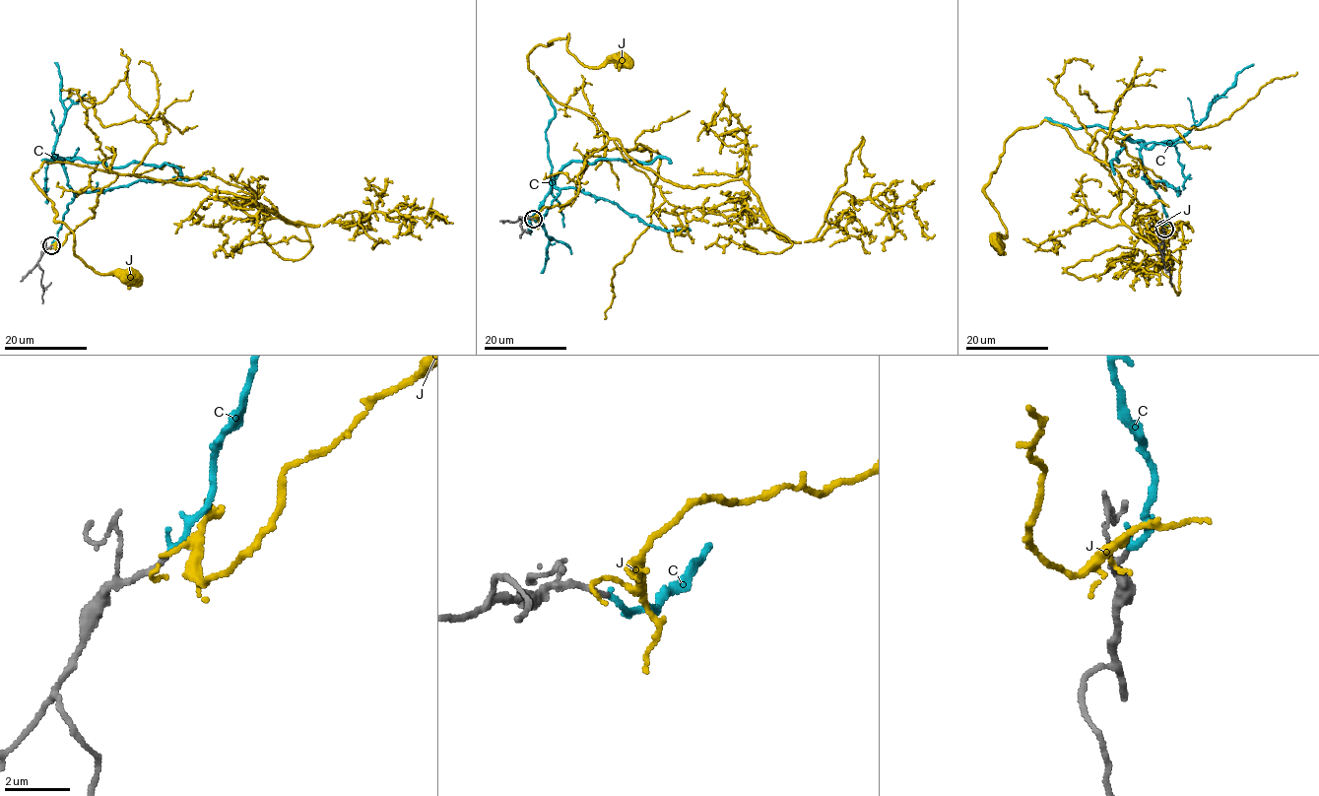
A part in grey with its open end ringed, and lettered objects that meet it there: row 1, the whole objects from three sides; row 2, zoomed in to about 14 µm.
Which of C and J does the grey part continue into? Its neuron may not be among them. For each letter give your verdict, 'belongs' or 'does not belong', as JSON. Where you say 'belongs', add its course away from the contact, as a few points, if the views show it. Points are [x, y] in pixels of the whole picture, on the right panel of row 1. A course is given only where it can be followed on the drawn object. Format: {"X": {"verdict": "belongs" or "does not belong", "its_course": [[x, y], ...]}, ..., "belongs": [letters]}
{"C": {"verdict": "belongs", "its_course": [[1164, 229], [1168, 217], [1148, 182], [1140, 151], [1178, 139], [1253, 64]]}, "J": {"verdict": "does not belong"}, "belongs": ["C"]}

